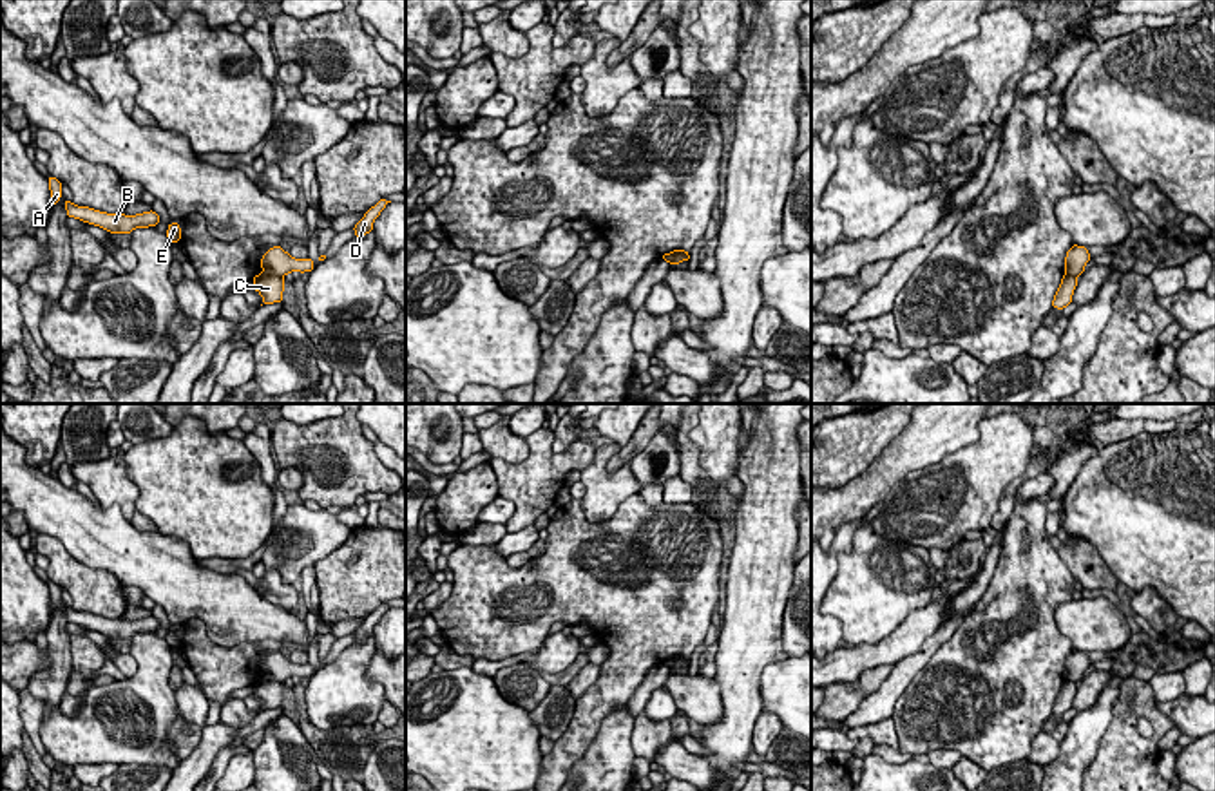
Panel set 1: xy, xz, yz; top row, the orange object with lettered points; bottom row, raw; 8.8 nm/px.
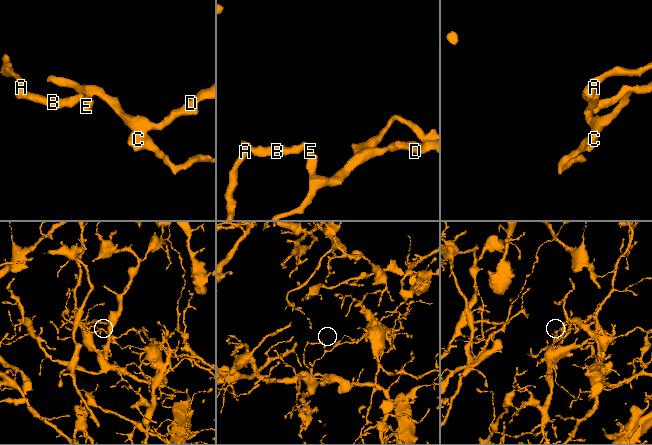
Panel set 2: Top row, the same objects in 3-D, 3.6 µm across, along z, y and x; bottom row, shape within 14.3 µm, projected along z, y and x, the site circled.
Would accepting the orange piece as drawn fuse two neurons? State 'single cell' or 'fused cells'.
fused cells

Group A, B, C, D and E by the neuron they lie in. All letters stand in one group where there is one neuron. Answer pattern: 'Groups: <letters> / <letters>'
Groups: A B D E / C

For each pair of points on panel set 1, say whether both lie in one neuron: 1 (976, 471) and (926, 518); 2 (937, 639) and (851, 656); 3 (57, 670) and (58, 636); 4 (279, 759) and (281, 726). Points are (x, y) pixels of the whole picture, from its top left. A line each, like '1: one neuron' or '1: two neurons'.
1: one neuron
2: two neurons
3: one neuron
4: one neuron

